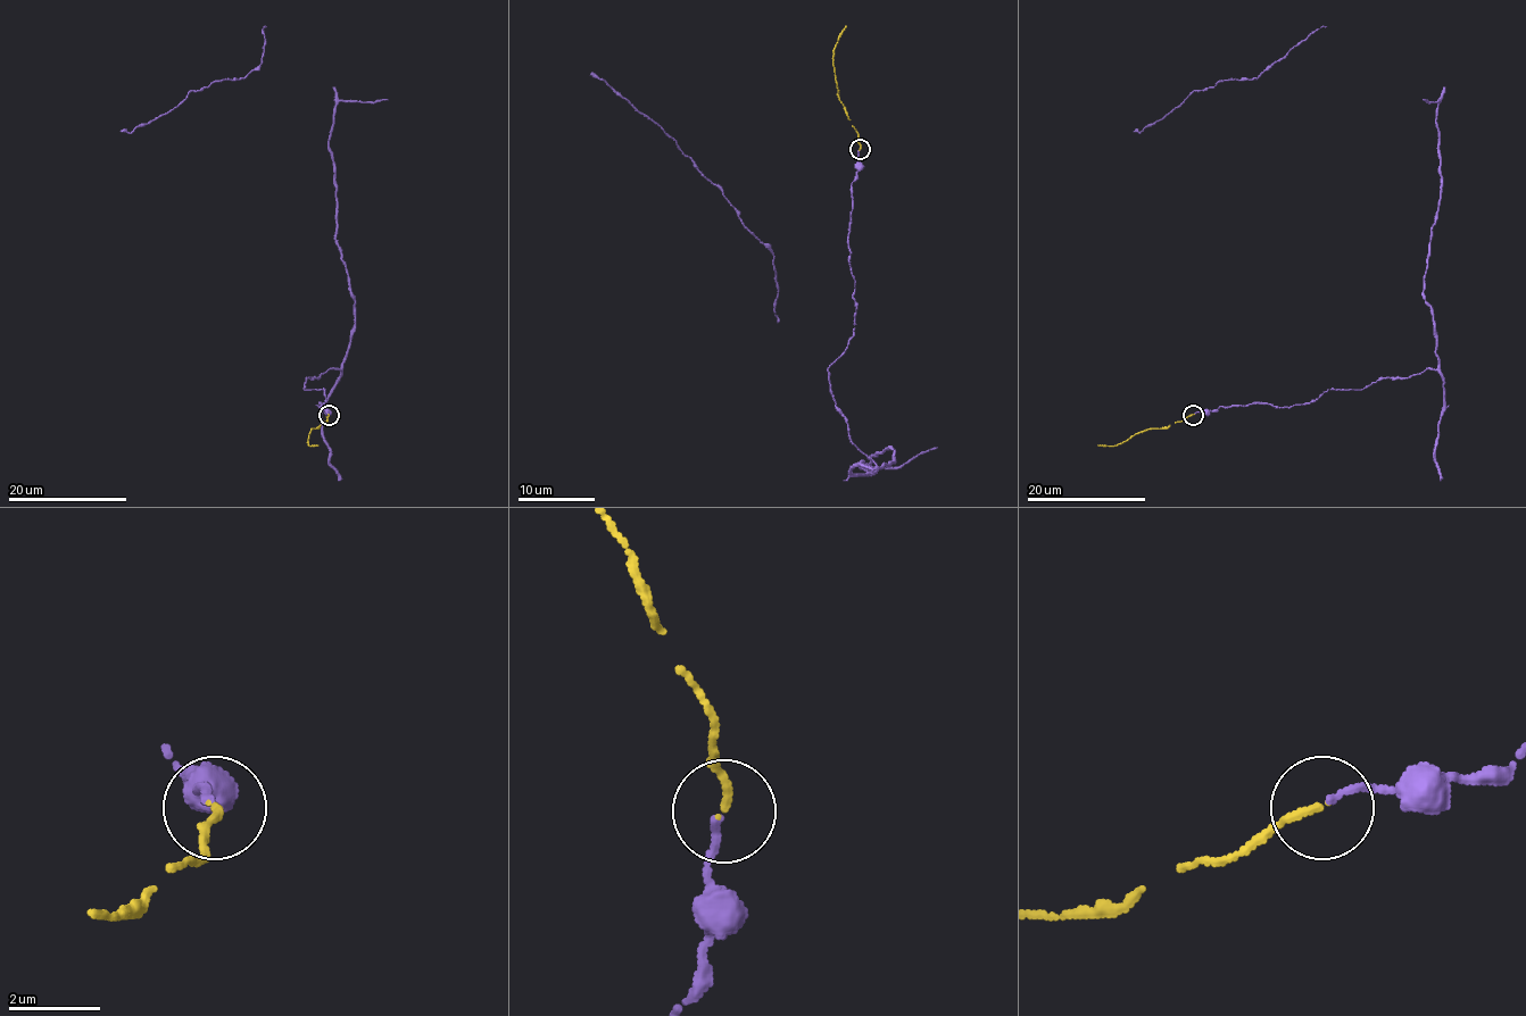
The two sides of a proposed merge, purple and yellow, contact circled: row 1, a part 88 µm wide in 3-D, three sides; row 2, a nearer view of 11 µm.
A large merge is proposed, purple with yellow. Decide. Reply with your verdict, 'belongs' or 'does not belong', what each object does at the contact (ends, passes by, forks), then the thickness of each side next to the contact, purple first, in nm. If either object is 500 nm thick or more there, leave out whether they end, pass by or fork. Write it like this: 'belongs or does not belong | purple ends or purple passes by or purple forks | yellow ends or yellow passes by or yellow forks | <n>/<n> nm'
belongs | purple ends | yellow ends | 150/170 nm

